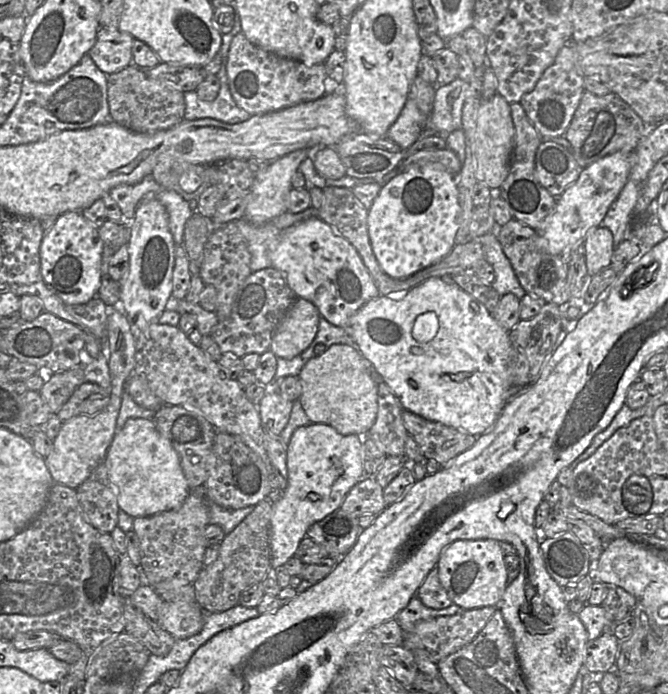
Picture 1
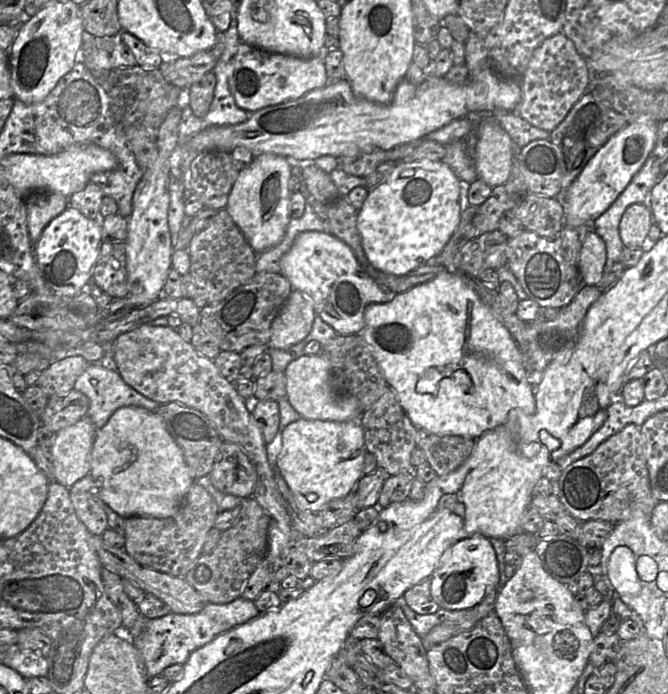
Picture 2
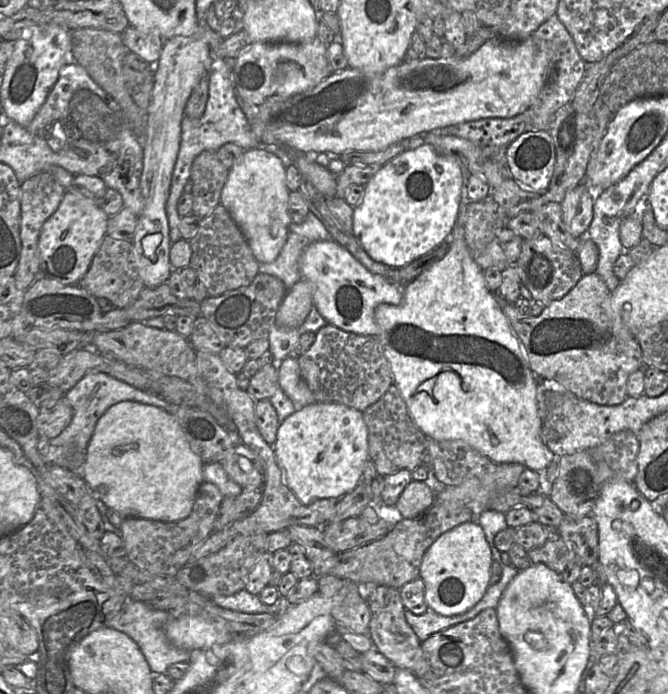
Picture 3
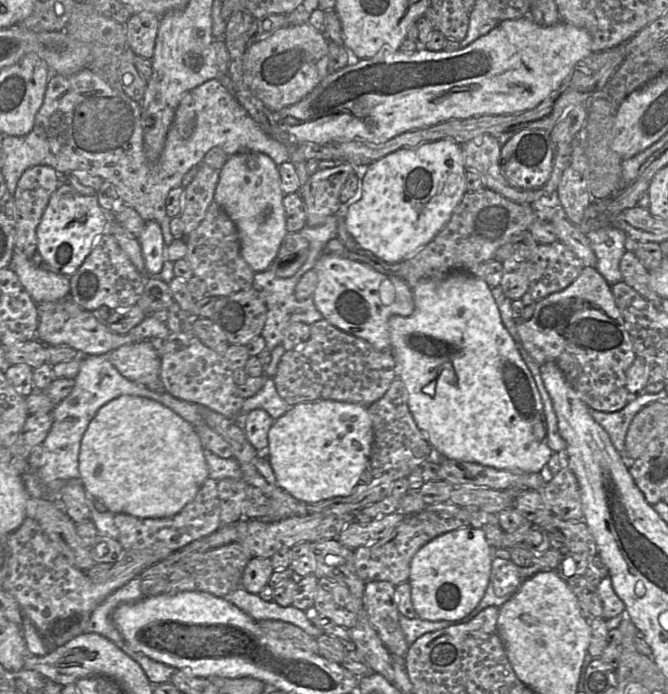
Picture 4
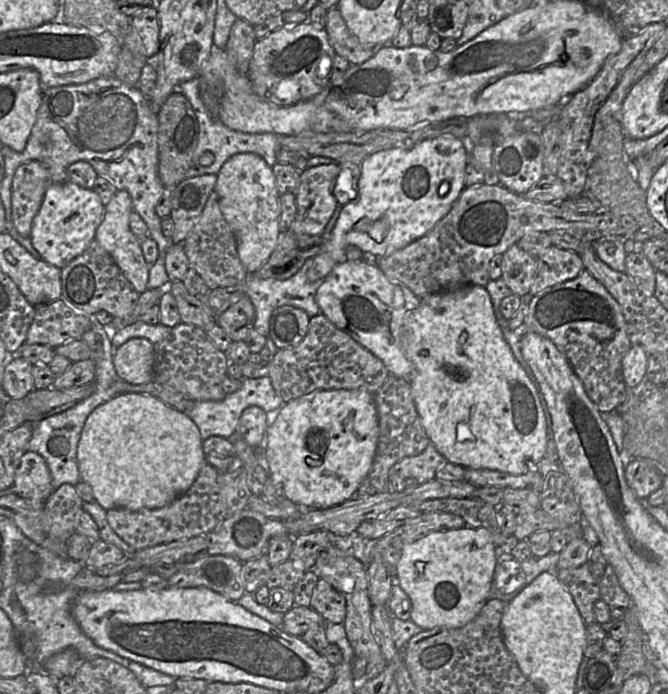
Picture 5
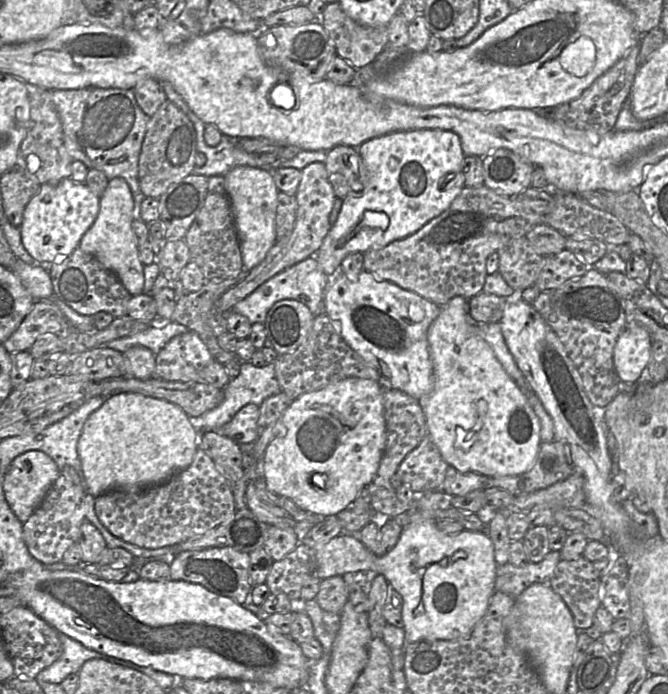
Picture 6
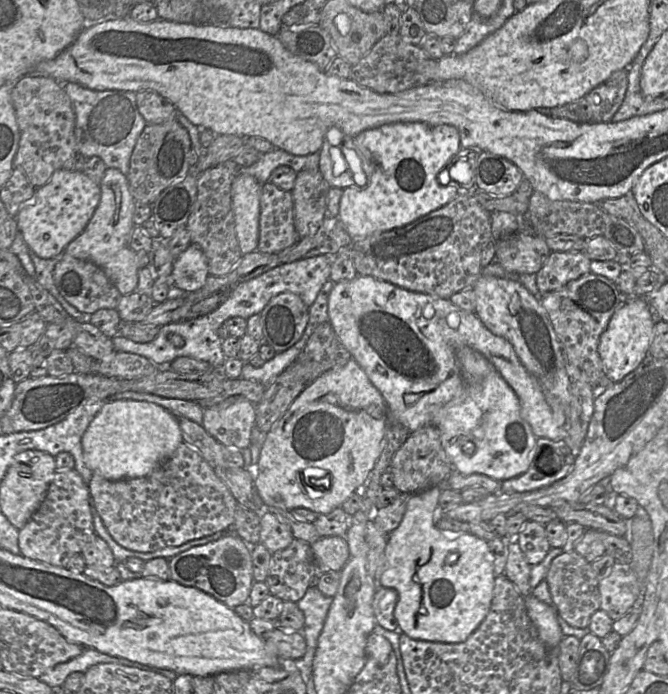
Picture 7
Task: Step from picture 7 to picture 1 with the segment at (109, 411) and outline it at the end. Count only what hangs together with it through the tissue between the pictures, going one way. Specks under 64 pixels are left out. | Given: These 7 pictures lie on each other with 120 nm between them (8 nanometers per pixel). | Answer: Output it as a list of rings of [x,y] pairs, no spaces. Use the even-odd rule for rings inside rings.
[[[128,419],[124,426],[114,435],[104,462],[108,470],[108,478],[116,490],[119,508],[133,518],[152,516],[178,509],[190,493],[178,453],[170,441],[159,433],[151,419]]]

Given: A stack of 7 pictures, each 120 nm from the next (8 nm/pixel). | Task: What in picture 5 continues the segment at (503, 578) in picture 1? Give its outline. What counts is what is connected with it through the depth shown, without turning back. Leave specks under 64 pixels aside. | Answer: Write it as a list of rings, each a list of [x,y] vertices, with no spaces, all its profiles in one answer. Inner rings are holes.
[[[468,525],[459,529],[433,531],[405,545],[396,567],[395,582],[402,587],[411,600],[410,620],[423,630],[456,629],[471,622],[488,601],[497,563],[495,547],[487,529]]]

